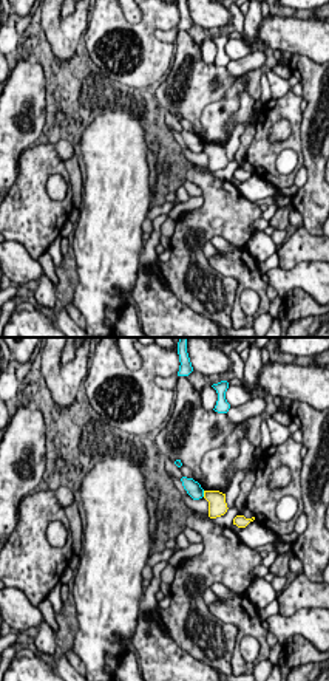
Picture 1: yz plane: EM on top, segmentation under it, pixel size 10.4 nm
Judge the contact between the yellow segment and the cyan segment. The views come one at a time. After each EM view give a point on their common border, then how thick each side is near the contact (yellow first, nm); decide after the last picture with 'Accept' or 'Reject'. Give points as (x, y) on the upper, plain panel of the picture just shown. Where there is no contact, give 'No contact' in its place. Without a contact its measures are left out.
Touches yellow at (204, 147). Thickness 190 nm (yellow) against 160 nm

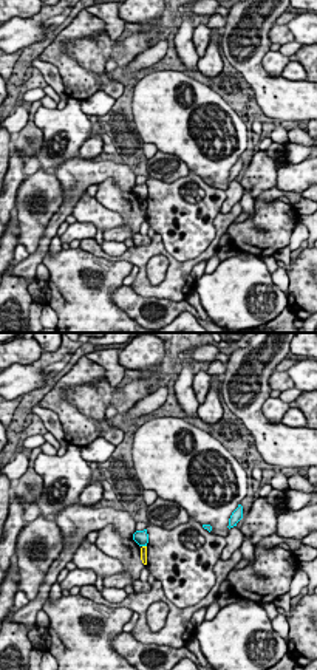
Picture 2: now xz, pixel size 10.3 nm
Touches yellow at (144, 200). Thickness 60 nm (yellow) against 160 nm

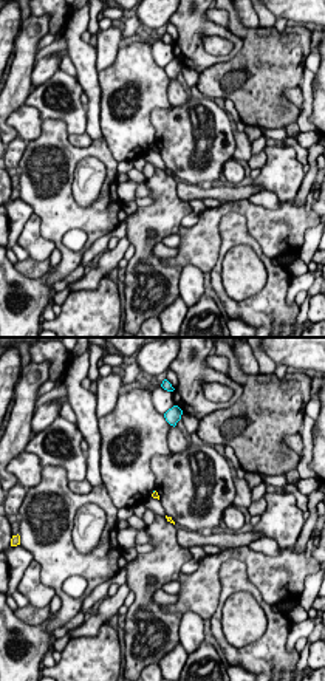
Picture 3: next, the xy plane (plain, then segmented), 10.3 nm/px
No contact

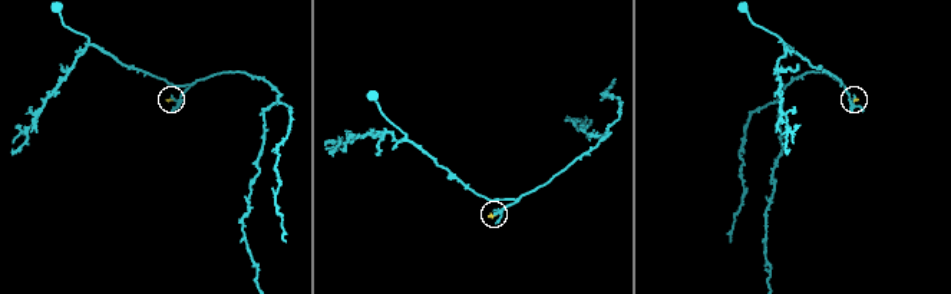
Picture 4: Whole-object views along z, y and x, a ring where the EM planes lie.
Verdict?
Reject

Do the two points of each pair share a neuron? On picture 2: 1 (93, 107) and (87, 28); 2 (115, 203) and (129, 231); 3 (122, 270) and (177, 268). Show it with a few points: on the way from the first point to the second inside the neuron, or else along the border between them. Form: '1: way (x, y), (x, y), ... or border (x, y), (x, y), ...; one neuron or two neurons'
1: border (115, 98), (96, 90), (81, 101); two neurons
2: way (121, 209), (129, 217), (129, 225); one neuron
3: border (96, 256), (105, 260), (127, 260), (133, 265); two neurons

